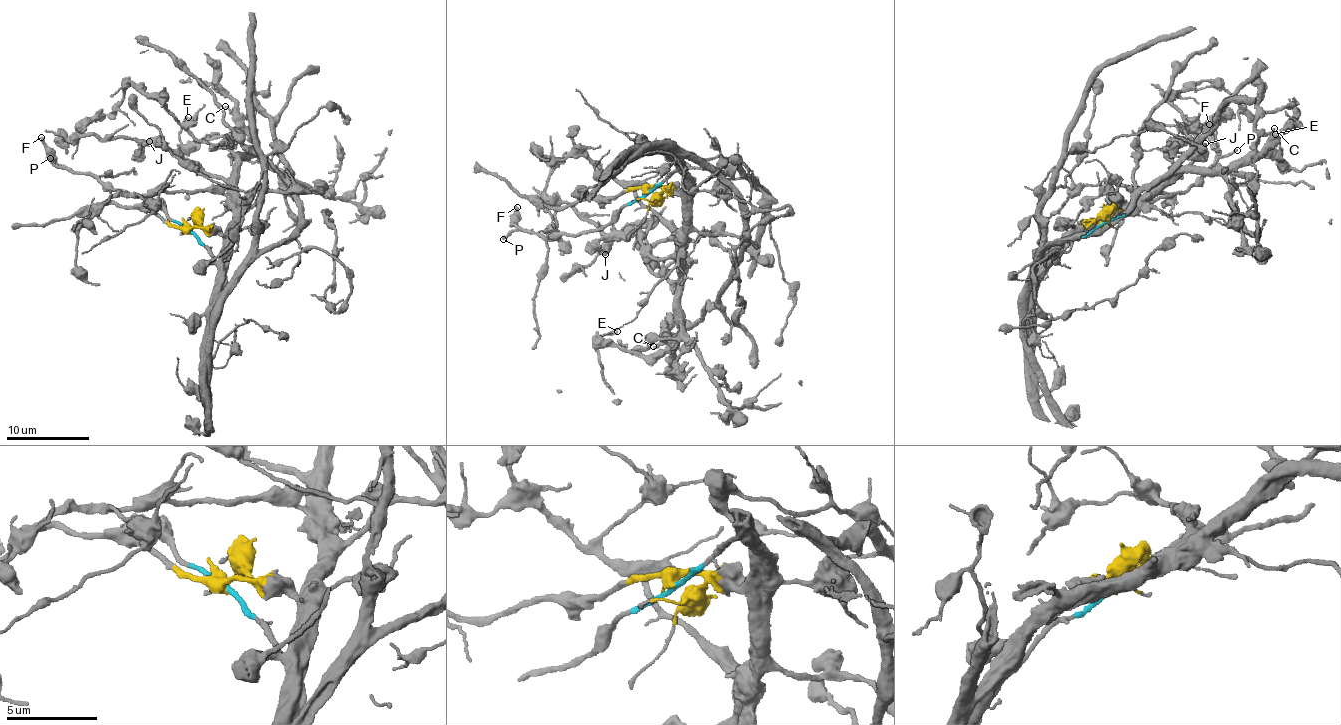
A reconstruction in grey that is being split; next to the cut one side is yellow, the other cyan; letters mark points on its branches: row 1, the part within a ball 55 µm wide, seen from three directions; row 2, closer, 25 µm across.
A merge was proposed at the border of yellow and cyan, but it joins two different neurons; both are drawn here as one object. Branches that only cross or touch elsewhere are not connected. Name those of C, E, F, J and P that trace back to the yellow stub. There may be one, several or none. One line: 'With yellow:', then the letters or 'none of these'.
With yellow: C, E, J

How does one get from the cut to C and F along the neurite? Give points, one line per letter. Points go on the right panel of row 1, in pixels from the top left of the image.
C: (1102, 223), (1094, 219), (1085, 222), (1089, 230), (1110, 225), (1182, 173), (1224, 174), (1274, 129)
F: (1102, 223), (1198, 184), (1218, 159), (1209, 124)

